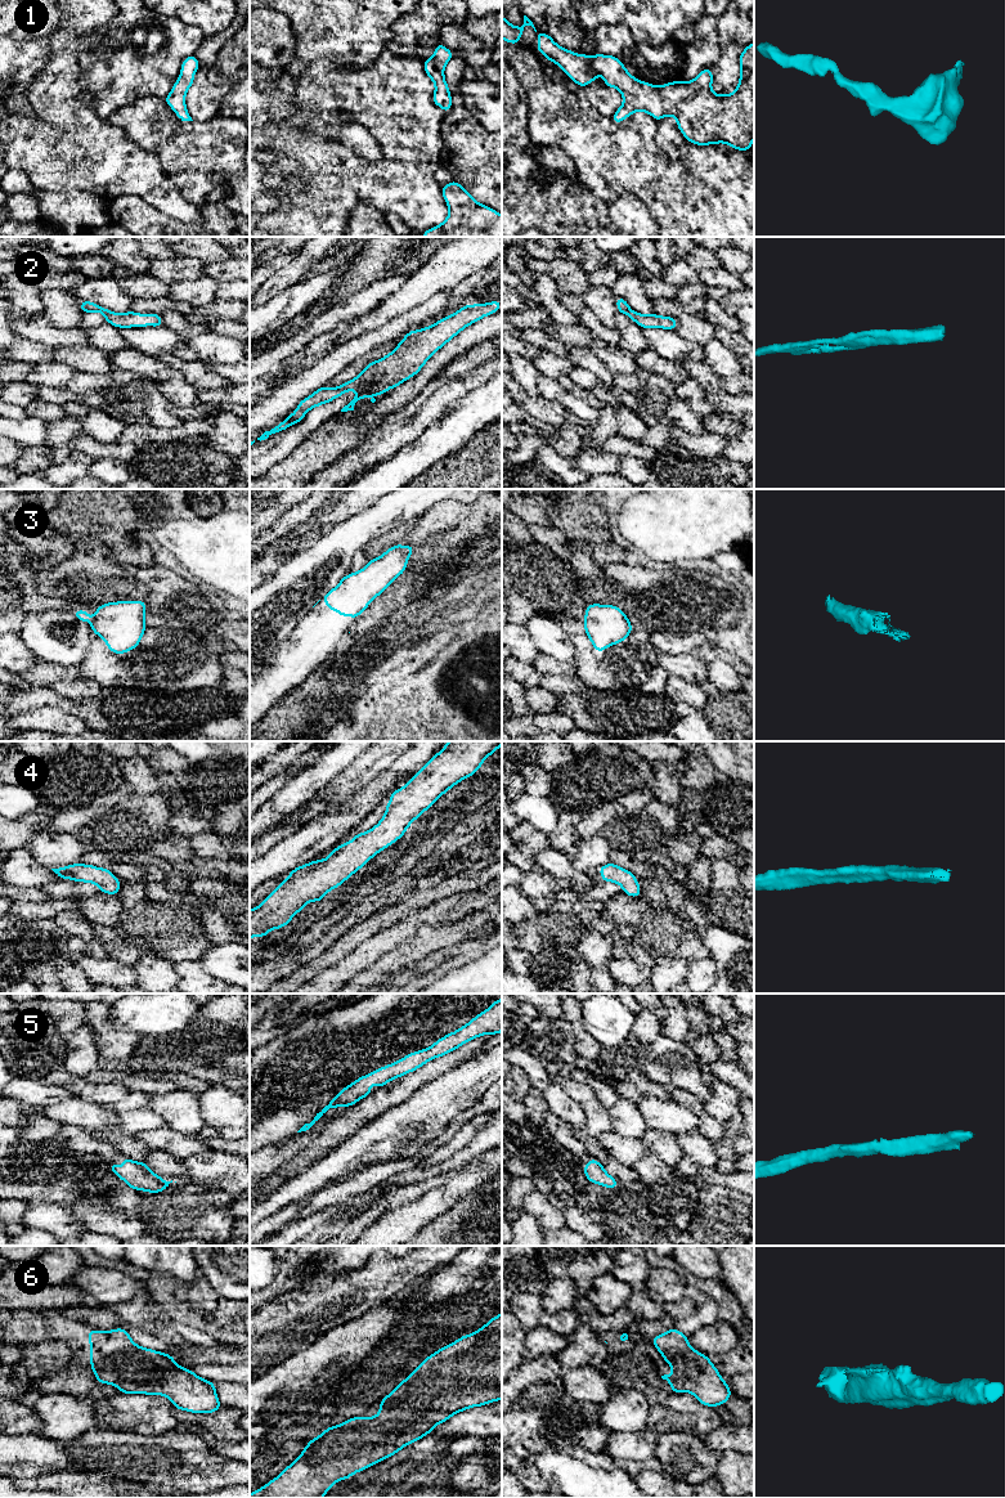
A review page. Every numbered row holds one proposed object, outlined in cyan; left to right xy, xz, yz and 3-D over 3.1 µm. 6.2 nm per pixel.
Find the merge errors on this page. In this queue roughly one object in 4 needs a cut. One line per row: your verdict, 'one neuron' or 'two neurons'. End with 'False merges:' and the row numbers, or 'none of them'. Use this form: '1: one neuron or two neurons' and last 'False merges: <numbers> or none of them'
1: one neuron
2: one neuron
3: one neuron
4: one neuron
5: one neuron
6: one neuron
False merges: none of them

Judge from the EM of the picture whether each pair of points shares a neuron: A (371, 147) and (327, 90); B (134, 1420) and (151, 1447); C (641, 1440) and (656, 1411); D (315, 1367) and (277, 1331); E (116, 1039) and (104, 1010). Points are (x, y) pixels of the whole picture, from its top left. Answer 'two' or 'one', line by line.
A: two
B: two
C: two
D: two
E: one

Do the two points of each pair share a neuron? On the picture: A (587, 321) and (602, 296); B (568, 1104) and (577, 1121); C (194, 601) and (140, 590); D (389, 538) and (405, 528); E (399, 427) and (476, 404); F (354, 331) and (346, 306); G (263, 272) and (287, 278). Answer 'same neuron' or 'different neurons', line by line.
A: different neurons
B: same neuron
C: different neurons
D: same neuron
E: different neurons
F: different neurons
G: different neurons

